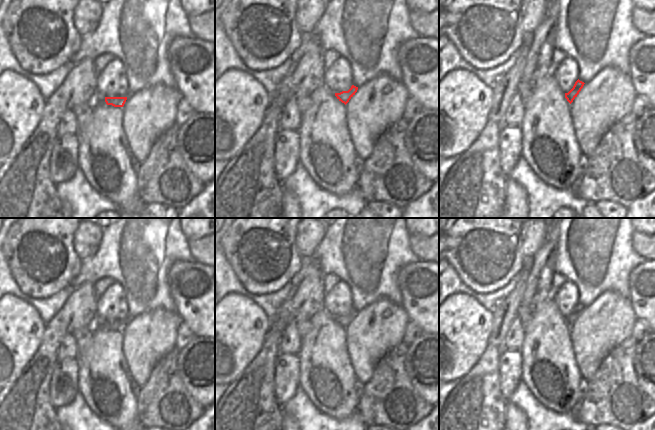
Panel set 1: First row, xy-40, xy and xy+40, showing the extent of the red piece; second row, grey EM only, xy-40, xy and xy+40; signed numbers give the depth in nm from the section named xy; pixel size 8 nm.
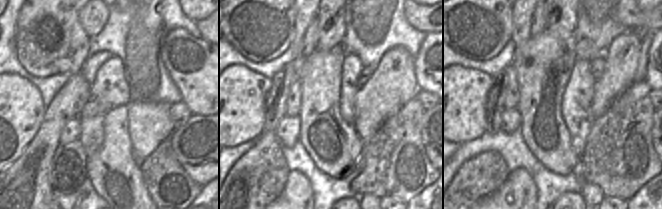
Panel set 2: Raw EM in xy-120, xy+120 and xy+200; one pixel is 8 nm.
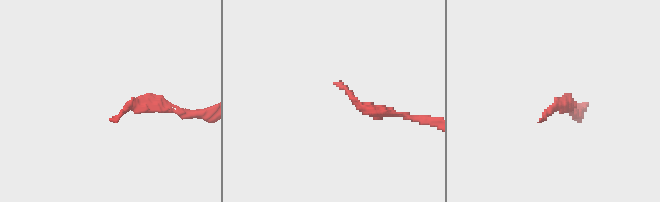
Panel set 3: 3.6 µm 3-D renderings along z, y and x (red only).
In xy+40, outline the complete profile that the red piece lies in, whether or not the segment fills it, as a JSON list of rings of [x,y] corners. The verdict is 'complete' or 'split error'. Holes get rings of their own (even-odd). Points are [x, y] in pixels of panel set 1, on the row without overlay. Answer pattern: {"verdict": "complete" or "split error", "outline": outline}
{"verdict": "complete", "outline": [[[579,303],[575,306],[573,312],[568,316],[565,317],[565,322],[567,323],[567,325],[571,328],[573,326],[573,324],[577,321],[577,319],[579,318],[579,316],[581,315],[581,313],[584,310],[584,306],[580,305]]]}

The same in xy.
{"verdict": "complete", "outline": [[[352,309],[348,315],[342,315],[340,317],[335,317],[335,320],[339,325],[344,327],[345,329],[349,326],[349,324],[355,319],[358,311]]]}

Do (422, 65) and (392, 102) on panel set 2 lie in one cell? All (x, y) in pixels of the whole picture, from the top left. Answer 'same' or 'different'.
different

